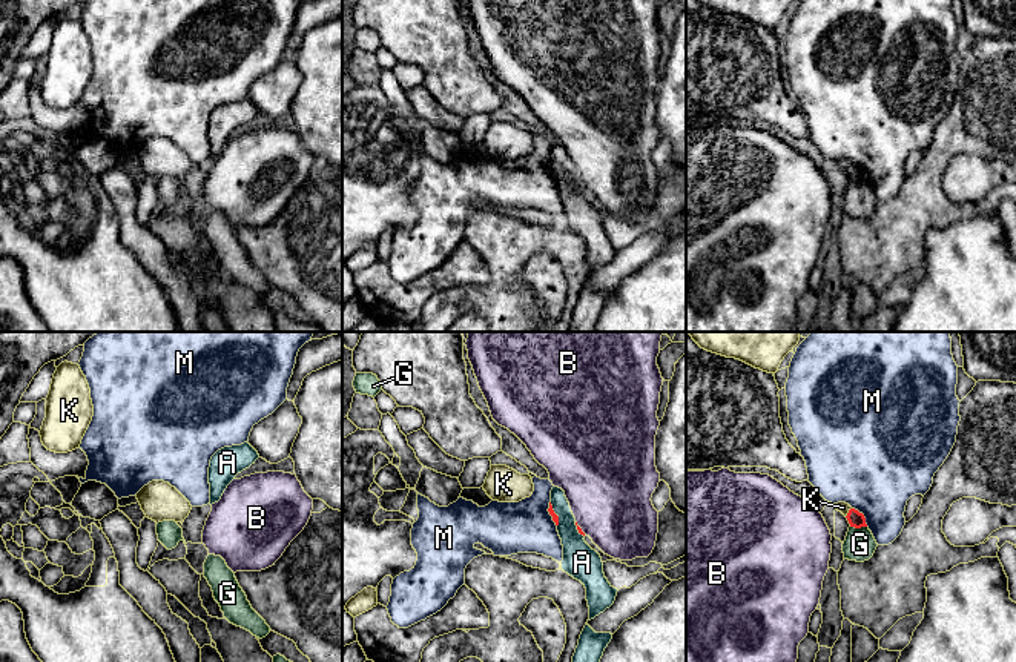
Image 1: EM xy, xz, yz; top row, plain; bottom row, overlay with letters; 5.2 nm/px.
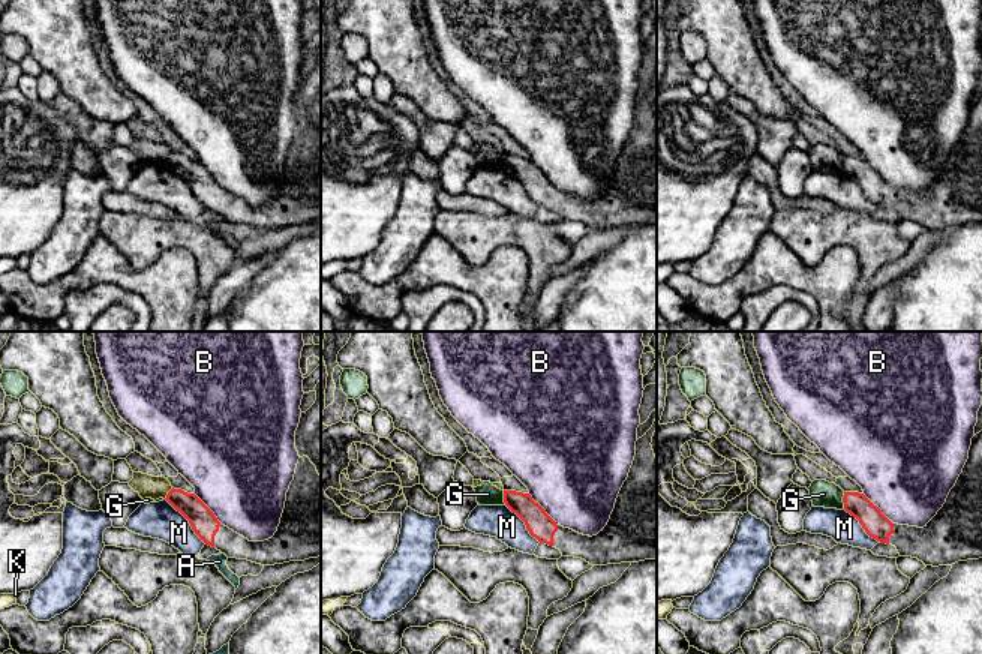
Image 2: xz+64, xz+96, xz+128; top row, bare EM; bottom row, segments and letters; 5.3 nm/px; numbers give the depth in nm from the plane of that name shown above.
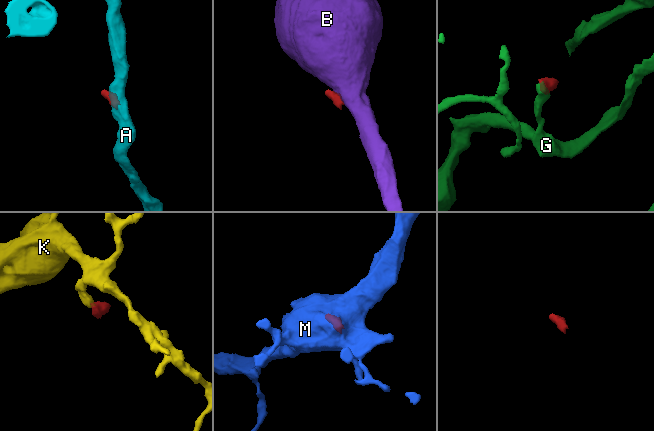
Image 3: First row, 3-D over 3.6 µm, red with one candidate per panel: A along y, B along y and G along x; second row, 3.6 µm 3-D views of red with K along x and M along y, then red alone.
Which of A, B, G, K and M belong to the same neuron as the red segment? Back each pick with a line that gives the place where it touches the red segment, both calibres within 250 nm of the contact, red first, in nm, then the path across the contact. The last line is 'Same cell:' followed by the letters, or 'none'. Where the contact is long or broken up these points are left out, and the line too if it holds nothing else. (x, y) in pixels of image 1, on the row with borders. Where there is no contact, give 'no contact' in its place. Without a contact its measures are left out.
Same cell: none

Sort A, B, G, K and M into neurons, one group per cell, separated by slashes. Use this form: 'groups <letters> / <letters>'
groups A / B / G / K / M

